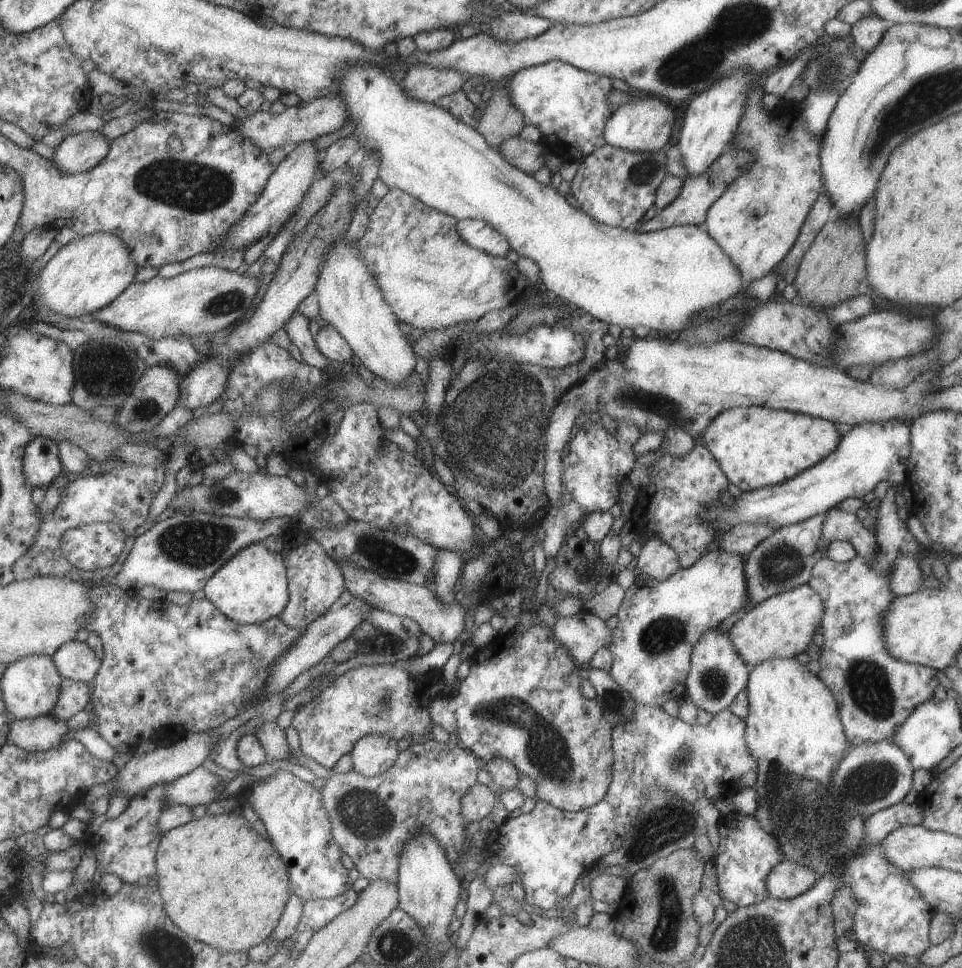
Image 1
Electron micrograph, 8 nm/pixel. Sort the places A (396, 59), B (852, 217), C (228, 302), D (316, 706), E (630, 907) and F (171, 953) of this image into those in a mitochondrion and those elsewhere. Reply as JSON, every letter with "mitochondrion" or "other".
{"A":"other","B":"other","C":"mitochondrion","D":"other","E":"mitochondrion","F":"mitochondrion"}

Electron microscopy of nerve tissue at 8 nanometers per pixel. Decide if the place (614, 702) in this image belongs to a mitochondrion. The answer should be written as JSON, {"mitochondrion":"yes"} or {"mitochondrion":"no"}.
{"mitochondrion":"yes"}

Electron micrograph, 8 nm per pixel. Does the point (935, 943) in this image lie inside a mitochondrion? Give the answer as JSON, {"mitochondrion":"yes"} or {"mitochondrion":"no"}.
{"mitochondrion":"no"}

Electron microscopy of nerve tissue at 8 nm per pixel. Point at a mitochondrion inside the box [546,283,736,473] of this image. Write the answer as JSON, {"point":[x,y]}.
{"point":[673,413]}

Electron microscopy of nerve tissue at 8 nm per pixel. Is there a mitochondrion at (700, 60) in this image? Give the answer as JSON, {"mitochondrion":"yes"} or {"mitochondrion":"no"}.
{"mitochondrion":"yes"}

